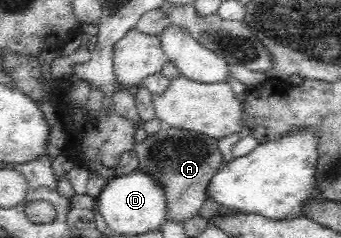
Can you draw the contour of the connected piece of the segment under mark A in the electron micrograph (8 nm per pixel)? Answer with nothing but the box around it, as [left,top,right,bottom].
[133,127,223,220]

